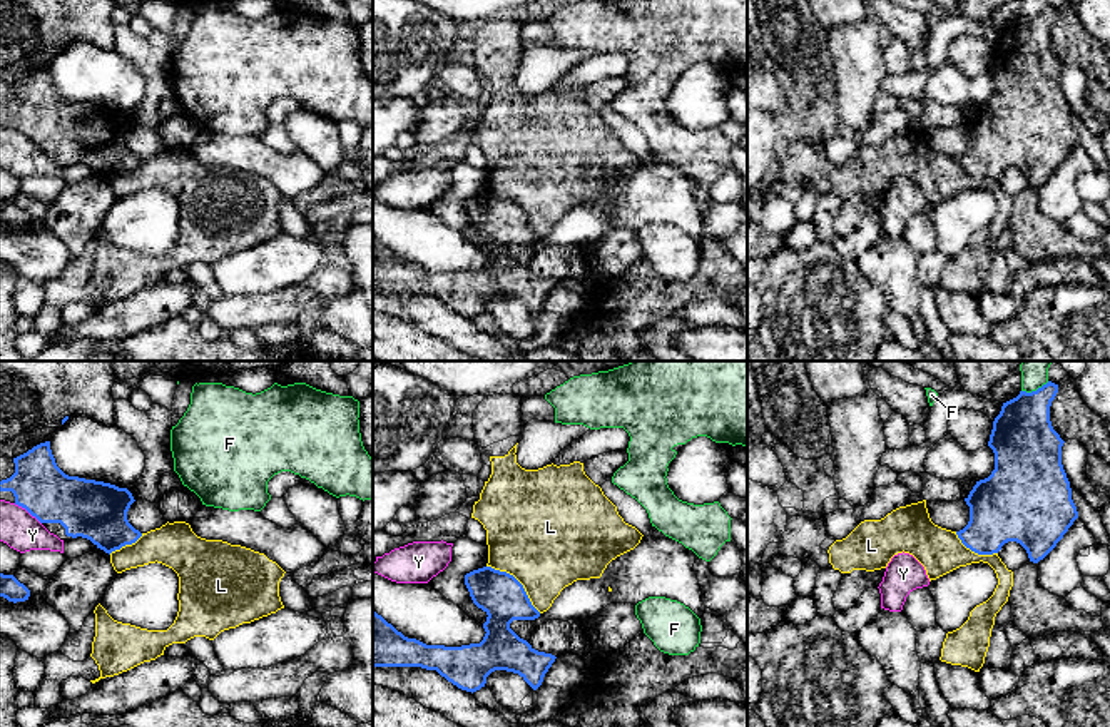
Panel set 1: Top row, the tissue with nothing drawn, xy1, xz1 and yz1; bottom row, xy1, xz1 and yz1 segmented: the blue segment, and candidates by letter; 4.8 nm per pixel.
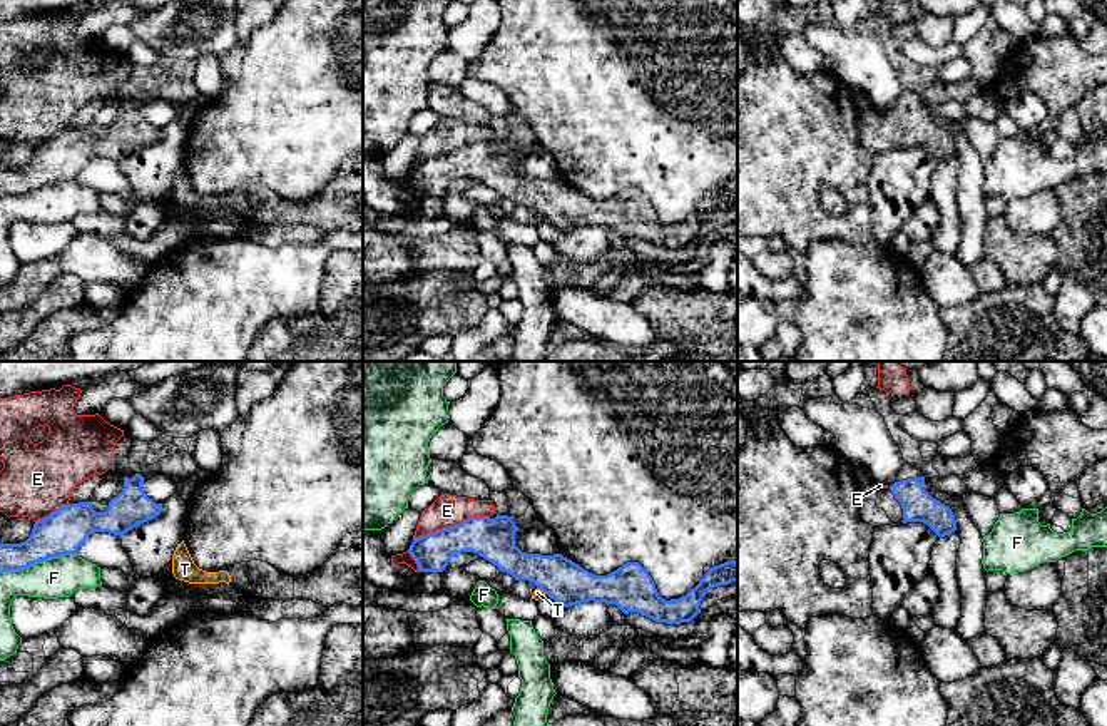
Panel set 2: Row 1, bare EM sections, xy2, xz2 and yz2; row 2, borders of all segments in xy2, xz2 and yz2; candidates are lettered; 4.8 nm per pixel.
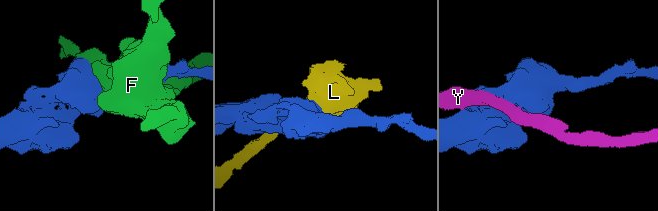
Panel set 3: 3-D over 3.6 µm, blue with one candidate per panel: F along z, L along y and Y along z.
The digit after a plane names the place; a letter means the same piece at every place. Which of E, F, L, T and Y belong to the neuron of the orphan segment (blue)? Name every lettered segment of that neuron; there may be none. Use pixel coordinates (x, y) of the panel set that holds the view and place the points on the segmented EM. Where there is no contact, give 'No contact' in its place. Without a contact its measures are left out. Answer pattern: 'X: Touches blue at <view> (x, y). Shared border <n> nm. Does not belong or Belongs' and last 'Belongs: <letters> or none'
E: Touches blue at xz2 (450, 527). Shared border 380 nm. Does not belong
F: Touches blue at xy2 (37, 561). Shared border 380 nm. Does not belong
L: Touches blue at xz1 (519, 582). Shared border 340 nm. Does not belong
T: Touches blue at xz2 (542, 589). Shared border 50 nm. Does not belong
Y: Touches blue at xy1 (27, 510). Shared border 170 nm. Does not belong
Belongs: none

